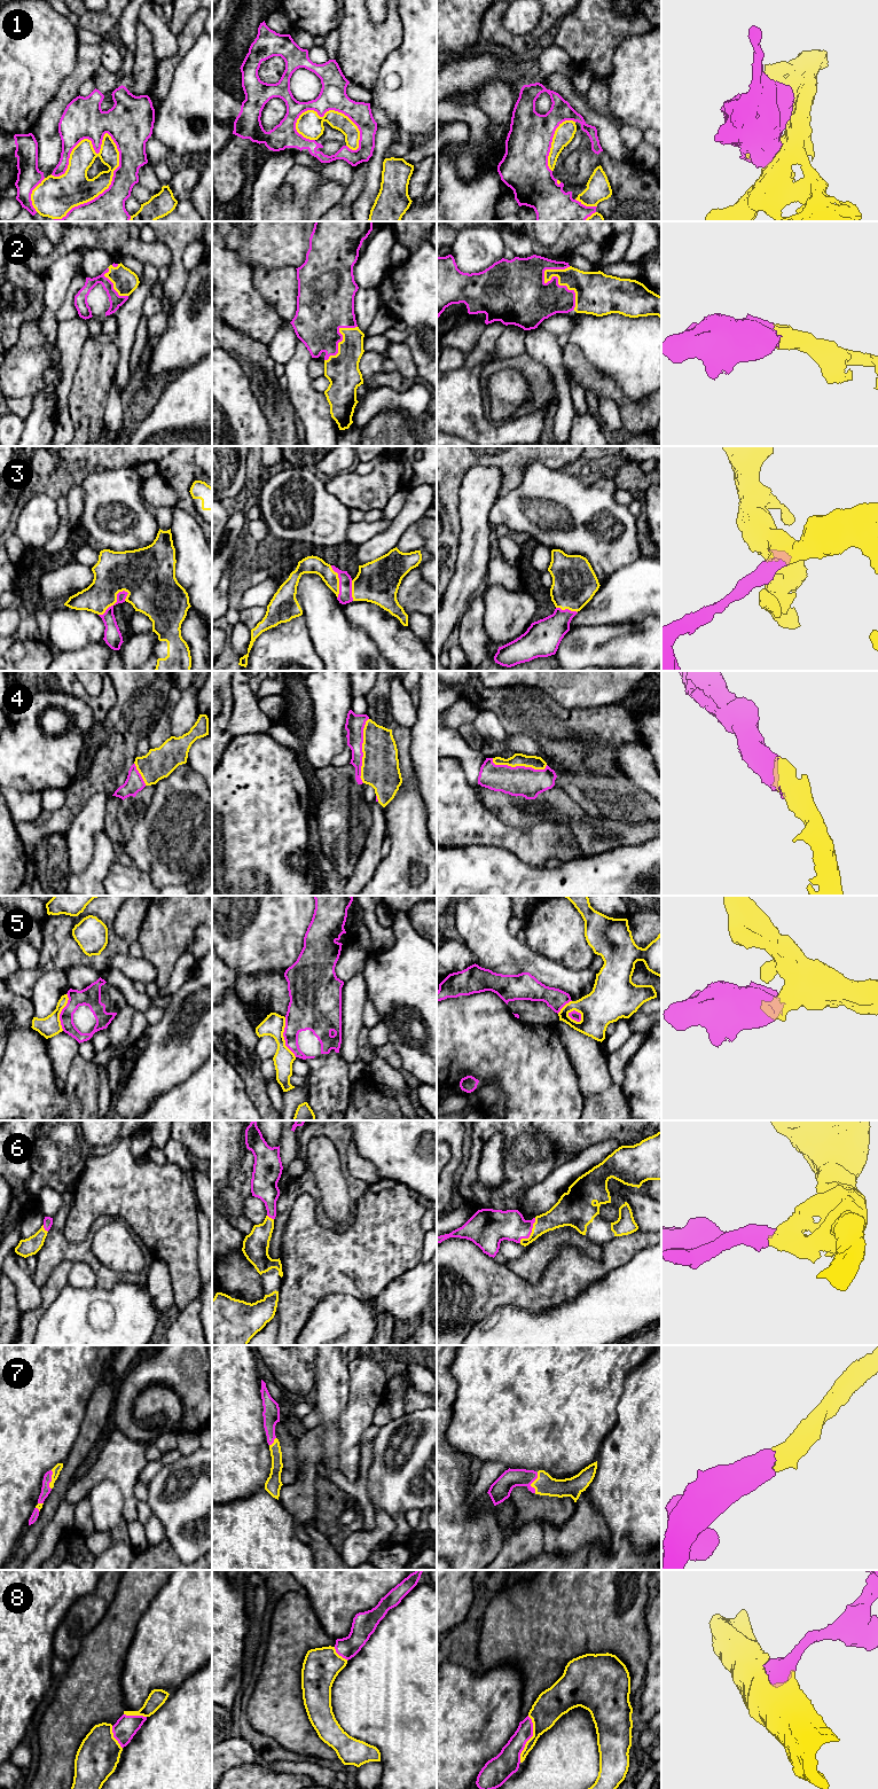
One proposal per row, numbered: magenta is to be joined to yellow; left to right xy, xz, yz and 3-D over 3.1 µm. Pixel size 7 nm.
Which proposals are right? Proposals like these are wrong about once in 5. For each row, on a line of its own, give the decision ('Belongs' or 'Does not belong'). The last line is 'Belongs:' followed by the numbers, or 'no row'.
1: Does not belong
2: Belongs
3: Belongs
4: Belongs
5: Does not belong
6: Belongs
7: Belongs
8: Belongs
Belongs: 2, 3, 4, 6, 7, 8

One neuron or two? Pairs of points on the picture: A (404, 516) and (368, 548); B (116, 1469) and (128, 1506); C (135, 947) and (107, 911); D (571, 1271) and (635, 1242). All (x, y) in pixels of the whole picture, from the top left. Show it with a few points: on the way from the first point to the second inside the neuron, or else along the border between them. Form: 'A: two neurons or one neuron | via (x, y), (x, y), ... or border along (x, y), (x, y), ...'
A: one neuron | via (398, 525), (377, 546)
B: one neuron | via (125, 1478), (128, 1497)
C: two neurons | border along (130, 944), (127, 952)
D: one neuron | via (587, 1270), (602, 1267), (619, 1250)

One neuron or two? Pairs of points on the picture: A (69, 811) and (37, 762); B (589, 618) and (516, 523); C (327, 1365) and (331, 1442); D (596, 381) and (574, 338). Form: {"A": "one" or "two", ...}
{"A": "two", "B": "two", "C": "one", "D": "two"}

